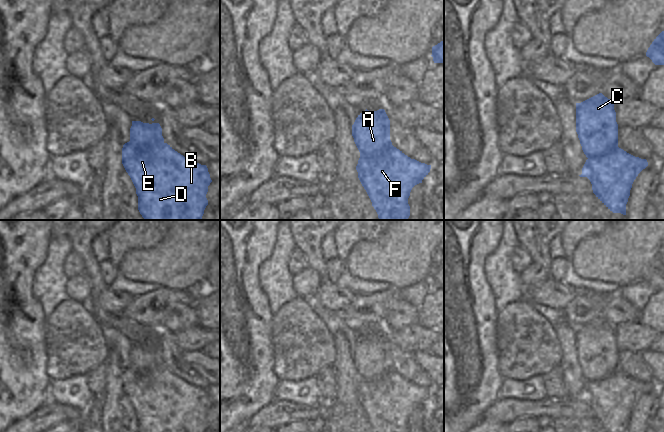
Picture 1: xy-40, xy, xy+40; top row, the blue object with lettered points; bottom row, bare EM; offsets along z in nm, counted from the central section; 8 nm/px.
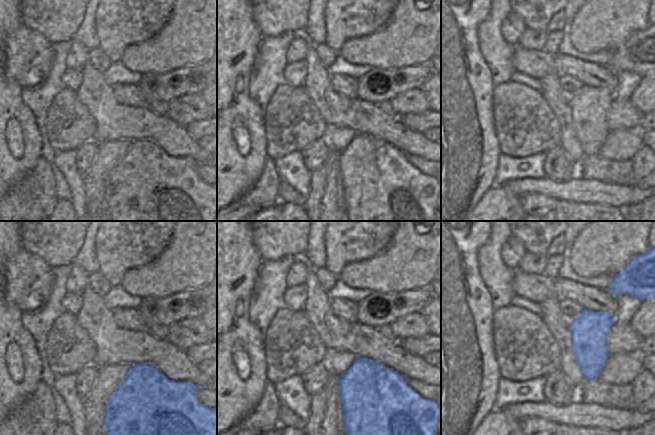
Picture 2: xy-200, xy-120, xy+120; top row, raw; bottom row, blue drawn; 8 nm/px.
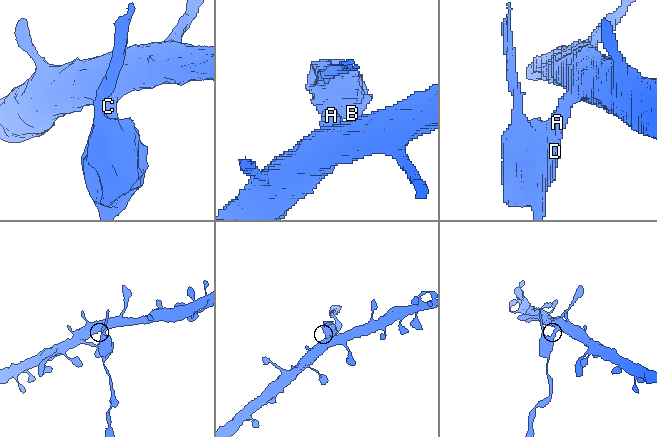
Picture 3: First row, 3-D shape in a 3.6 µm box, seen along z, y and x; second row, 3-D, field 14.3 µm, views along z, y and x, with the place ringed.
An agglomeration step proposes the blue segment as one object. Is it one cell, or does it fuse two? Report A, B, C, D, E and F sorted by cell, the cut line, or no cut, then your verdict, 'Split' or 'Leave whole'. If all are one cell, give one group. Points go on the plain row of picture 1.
Groups: A C / B D E F. Split along xy-40 (129, 365), (139, 372), (147, 372), (153, 367), (163, 367). Split.

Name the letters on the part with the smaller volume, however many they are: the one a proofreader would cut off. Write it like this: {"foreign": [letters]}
{"foreign": ["B", "D", "E", "F"]}

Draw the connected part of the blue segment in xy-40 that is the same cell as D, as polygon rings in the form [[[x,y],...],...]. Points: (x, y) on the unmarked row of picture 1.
[[[130,365],[122,372],[122,388],[130,400],[138,420],[138,432],[206,432],[206,418],[212,406],[206,389],[195,387],[167,367],[153,367],[147,373],[139,373]]]

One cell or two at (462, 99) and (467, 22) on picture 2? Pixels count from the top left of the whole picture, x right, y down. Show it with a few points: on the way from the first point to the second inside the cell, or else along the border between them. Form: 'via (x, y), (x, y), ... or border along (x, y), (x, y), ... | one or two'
via (460, 80), (460, 43), (462, 41) | one

